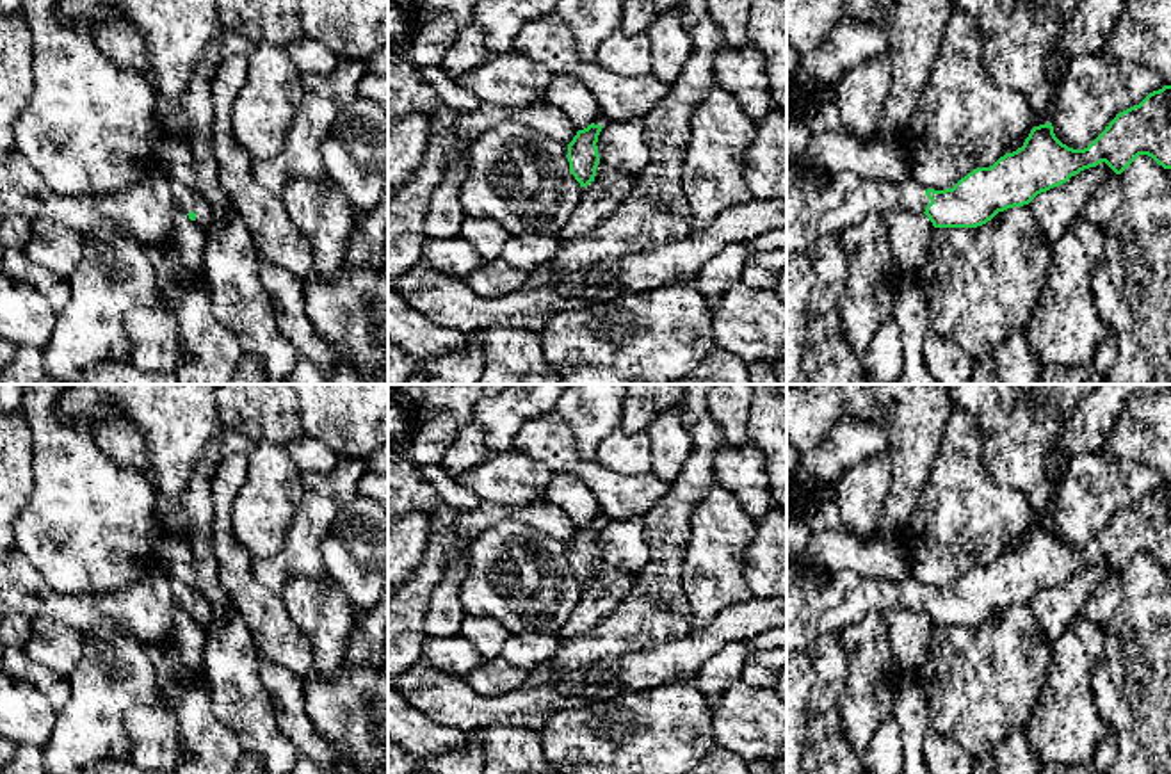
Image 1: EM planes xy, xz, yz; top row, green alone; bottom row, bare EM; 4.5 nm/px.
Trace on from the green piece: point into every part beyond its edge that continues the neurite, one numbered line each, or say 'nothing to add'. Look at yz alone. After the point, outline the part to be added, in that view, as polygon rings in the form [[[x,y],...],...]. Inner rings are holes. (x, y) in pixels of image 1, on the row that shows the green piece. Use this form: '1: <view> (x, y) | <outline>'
1: yz (819, 203) | [[[806,171],[787,187],[787,256],[806,253],[820,237],[838,237],[845,228],[860,224],[868,214],[881,210],[925,212],[931,199],[917,180],[877,181],[852,171]]]

